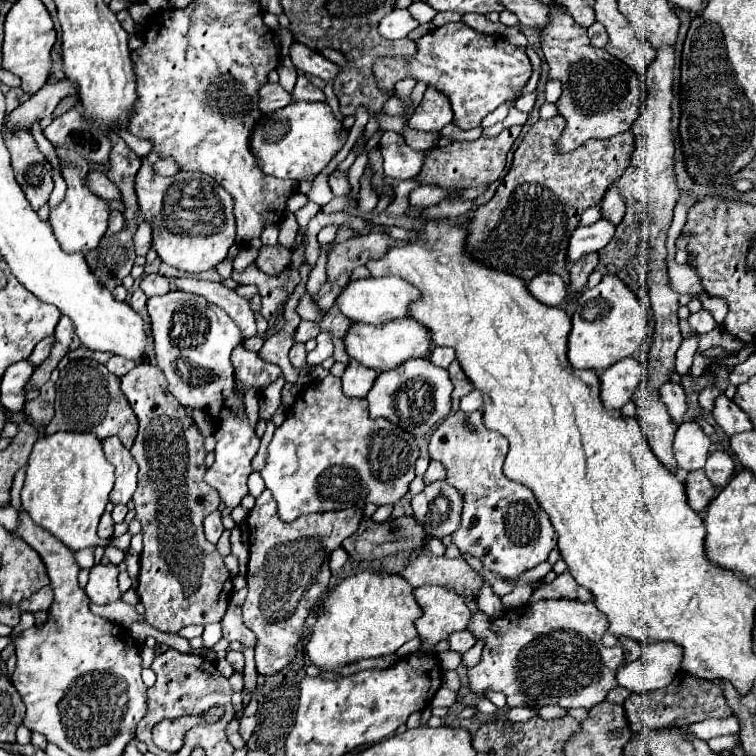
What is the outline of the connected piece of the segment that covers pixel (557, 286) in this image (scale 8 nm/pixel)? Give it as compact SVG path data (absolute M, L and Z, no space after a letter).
M547 272L535 276L527 284L527 290L531 292L531 296L535 300L539 300L541 304L547 304L547 306L561 306L565 300L565 294L567 294L563 278L559 274L547 274Z

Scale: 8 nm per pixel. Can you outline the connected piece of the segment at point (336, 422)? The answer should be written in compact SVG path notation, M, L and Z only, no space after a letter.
M327 376L307 384L289 408L285 422L275 430L267 450L267 462L261 470L265 486L273 492L277 514L285 522L293 522L303 514L317 514L343 508L363 508L367 502L383 506L395 504L415 478L415 460L419 458L417 442L411 434L389 422L387 418L369 418L365 398L347 398L341 392L341 378Z

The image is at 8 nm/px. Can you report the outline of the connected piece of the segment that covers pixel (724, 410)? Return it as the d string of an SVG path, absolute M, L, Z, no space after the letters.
M719 394L715 400L713 418L725 430L727 436L733 436L737 432L745 432L745 430L753 428L749 416L733 400L729 400L725 394Z

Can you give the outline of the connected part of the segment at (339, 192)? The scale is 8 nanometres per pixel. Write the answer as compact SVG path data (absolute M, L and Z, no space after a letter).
M335 172L329 176L329 188L335 197L349 194L349 184L347 184L347 176L341 172Z

